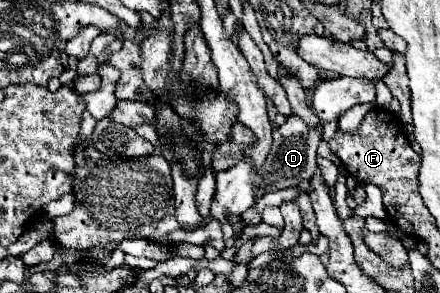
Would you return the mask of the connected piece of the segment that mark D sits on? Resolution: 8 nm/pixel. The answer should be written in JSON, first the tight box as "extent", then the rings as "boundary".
{"extent":[211,115,321,225],"boundary":[[[291,115],[285,125],[273,131],[273,145],[261,169],[255,171],[251,161],[243,159],[235,167],[217,173],[217,191],[211,201],[211,217],[223,225],[225,221],[229,221],[227,215],[241,215],[253,205],[255,191],[271,193],[271,191],[279,191],[287,187],[297,187],[301,181],[311,179],[317,167],[315,155],[317,155],[317,145],[321,141],[319,137],[321,137],[319,131],[315,131],[313,127],[307,127],[297,115]]]}

